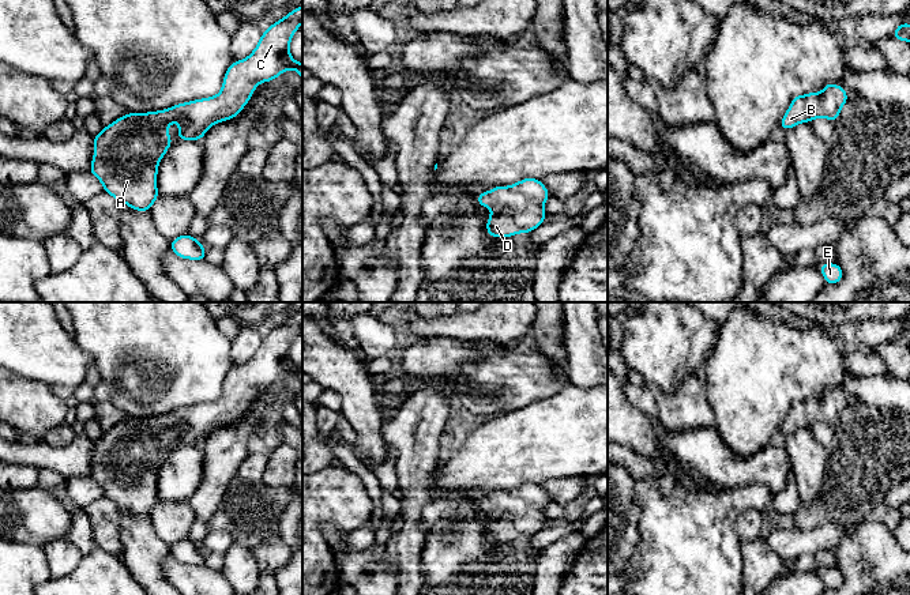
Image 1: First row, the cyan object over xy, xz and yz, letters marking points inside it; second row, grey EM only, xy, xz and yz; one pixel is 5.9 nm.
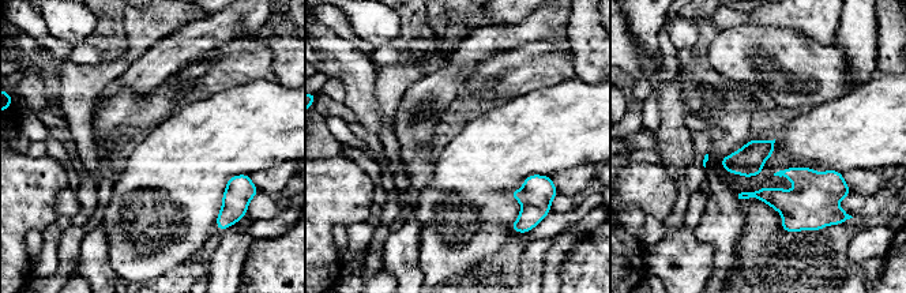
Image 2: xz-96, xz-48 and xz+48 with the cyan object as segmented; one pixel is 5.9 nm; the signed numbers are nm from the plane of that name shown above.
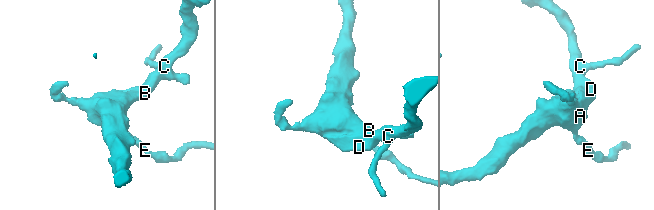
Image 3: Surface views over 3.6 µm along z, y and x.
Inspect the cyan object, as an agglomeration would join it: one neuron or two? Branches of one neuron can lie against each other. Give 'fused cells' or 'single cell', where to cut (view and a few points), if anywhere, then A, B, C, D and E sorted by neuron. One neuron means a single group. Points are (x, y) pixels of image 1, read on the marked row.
single cell; no cut; A B C D E

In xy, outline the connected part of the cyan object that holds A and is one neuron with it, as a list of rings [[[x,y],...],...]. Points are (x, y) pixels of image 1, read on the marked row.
[[[302,5],[272,23],[247,59],[229,65],[218,95],[158,112],[128,113],[104,127],[93,136],[94,158],[89,173],[120,203],[150,211],[159,197],[158,163],[172,146],[168,125],[181,123],[177,128],[180,140],[202,140],[210,127],[234,118],[259,83],[274,82],[287,69],[296,69],[302,79],[302,63],[294,61],[289,52],[301,23]]]

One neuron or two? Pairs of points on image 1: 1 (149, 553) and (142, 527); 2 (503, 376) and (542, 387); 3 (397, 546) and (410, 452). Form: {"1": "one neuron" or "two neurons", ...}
{"1": "one neuron", "2": "one neuron", "3": "one neuron"}

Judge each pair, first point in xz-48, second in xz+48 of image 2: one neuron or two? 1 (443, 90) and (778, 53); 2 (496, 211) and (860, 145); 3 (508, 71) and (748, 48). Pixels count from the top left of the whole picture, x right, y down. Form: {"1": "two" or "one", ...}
{"1": "two", "2": "one", "3": "one"}

